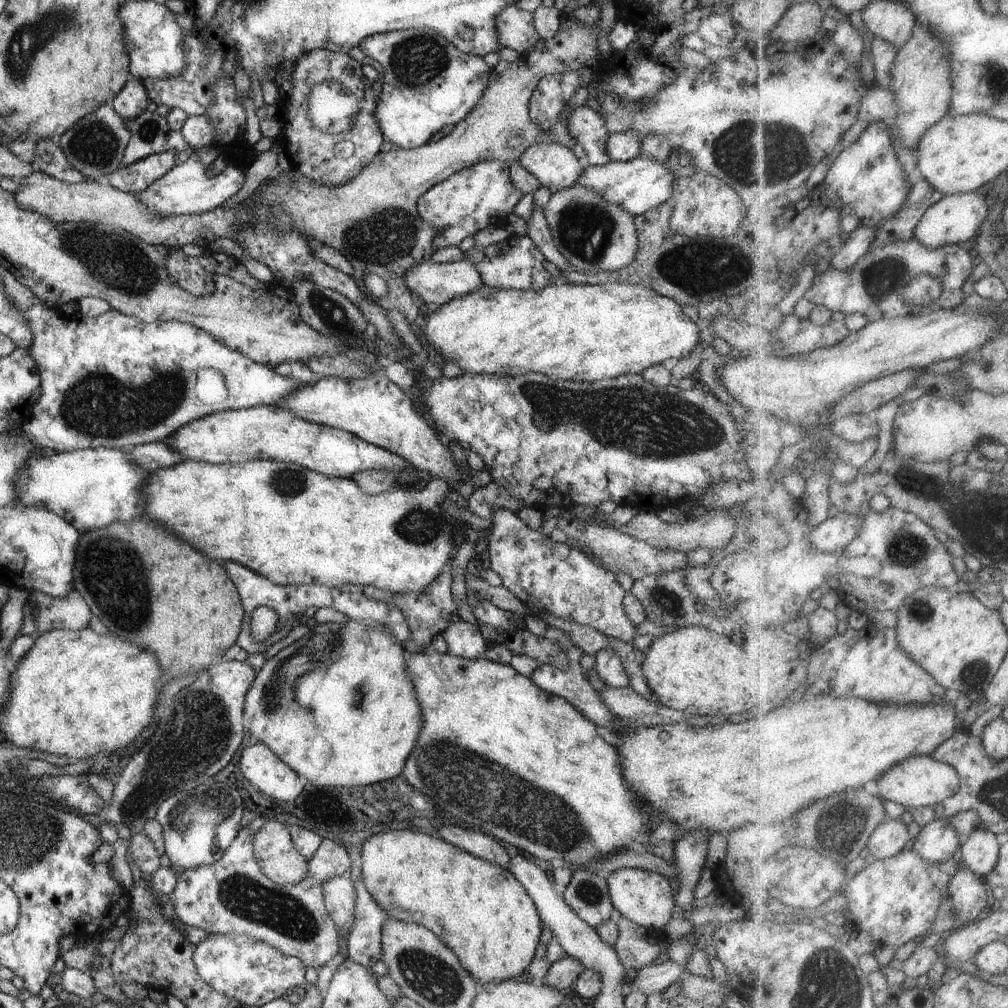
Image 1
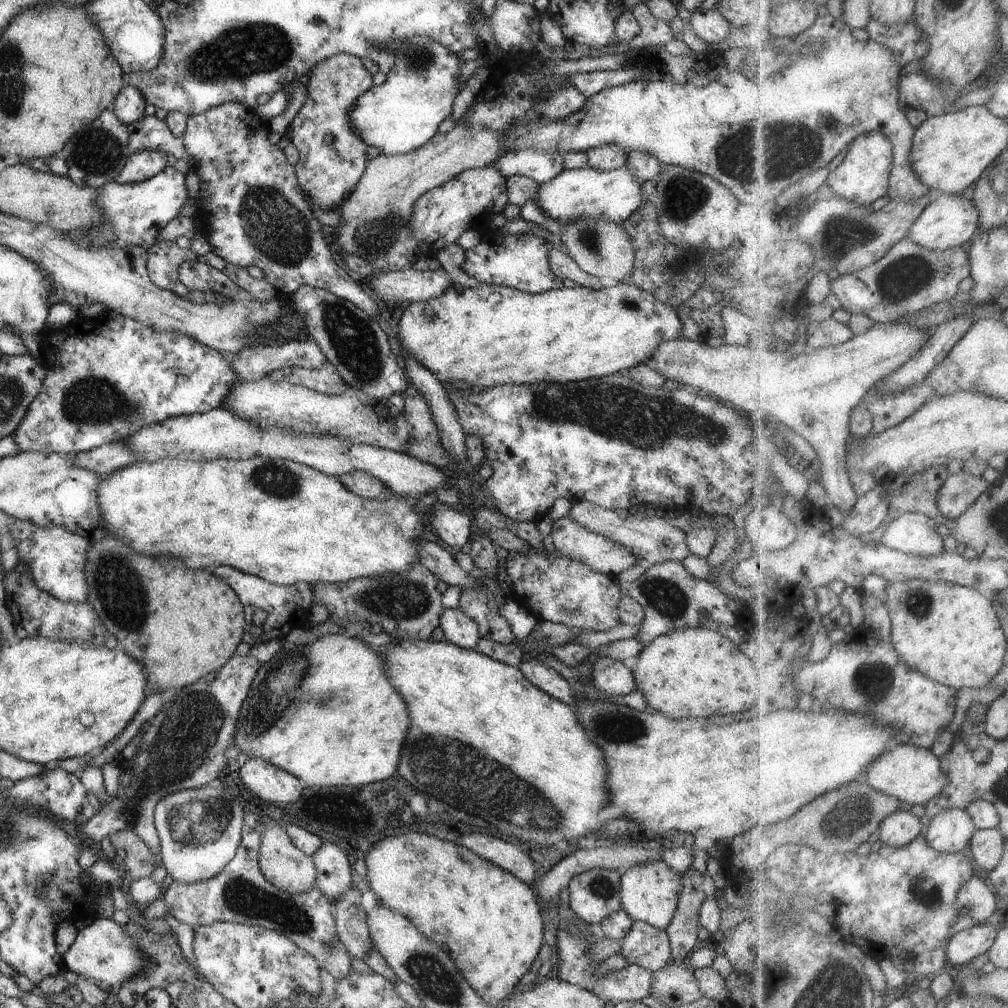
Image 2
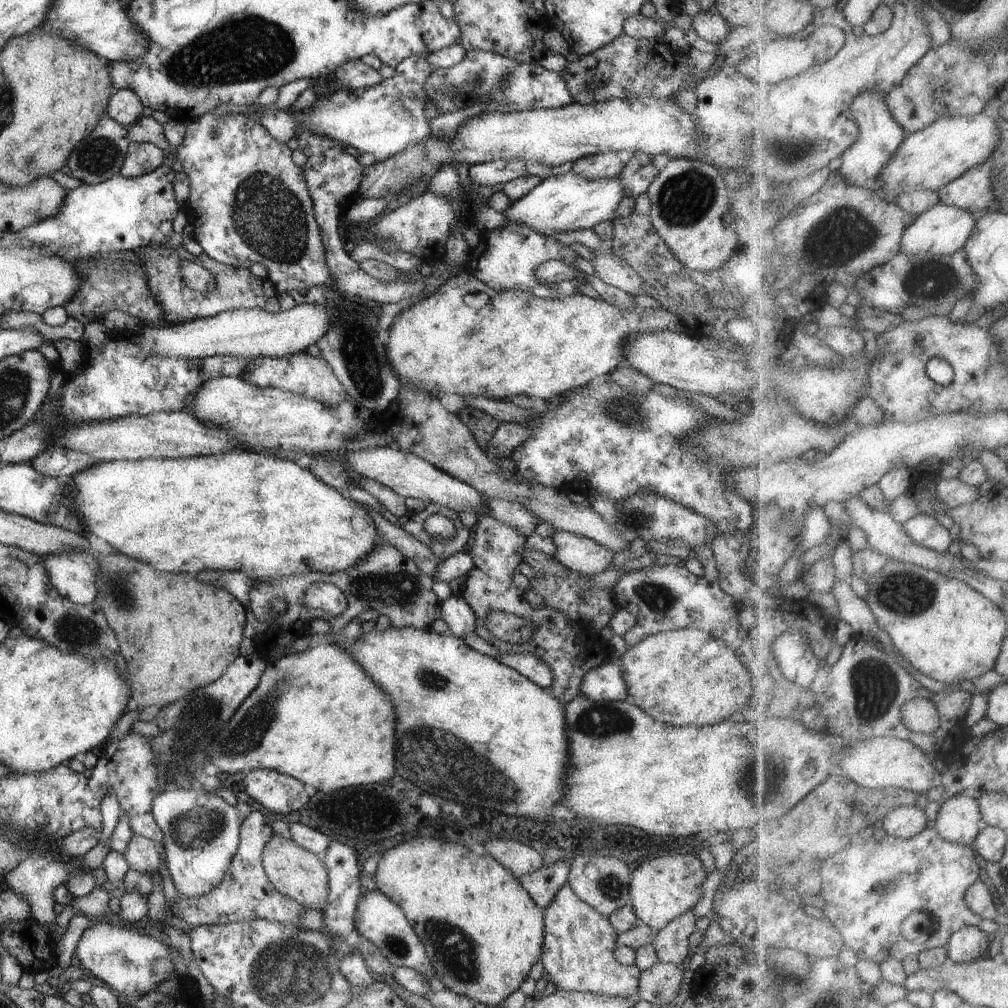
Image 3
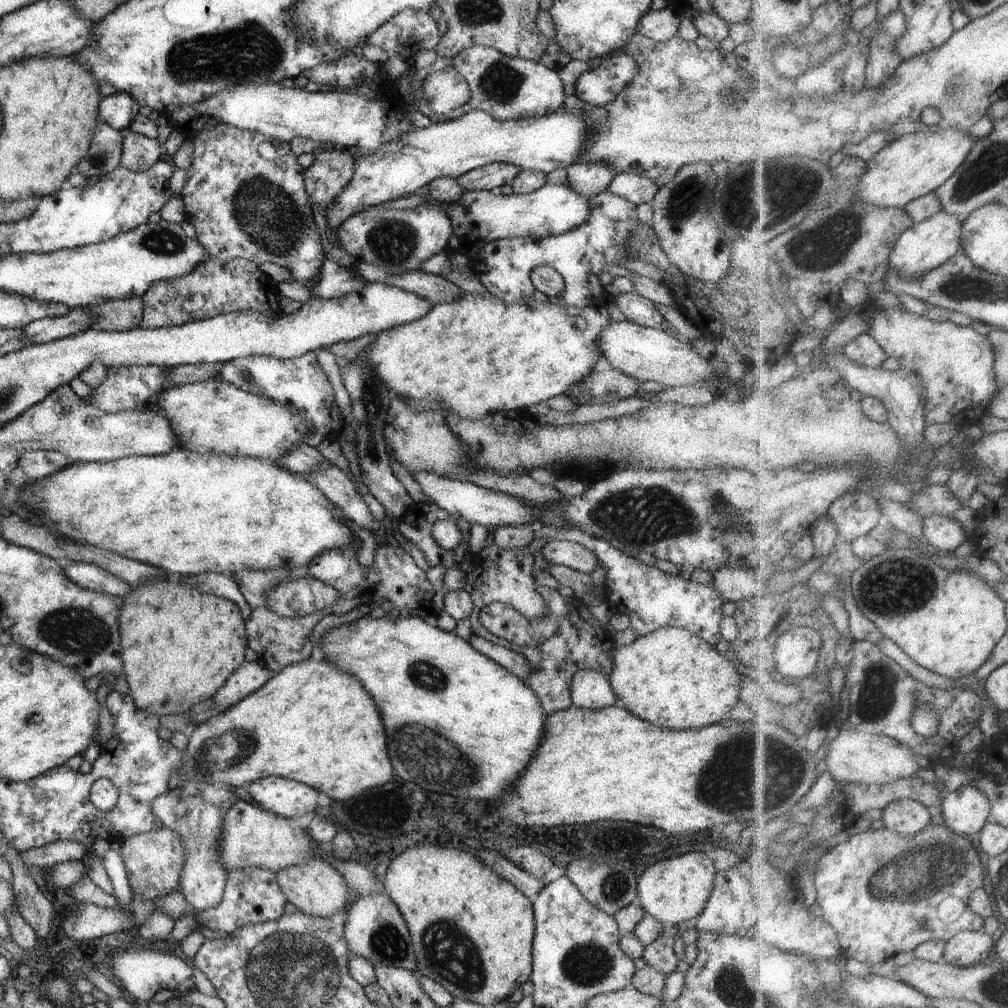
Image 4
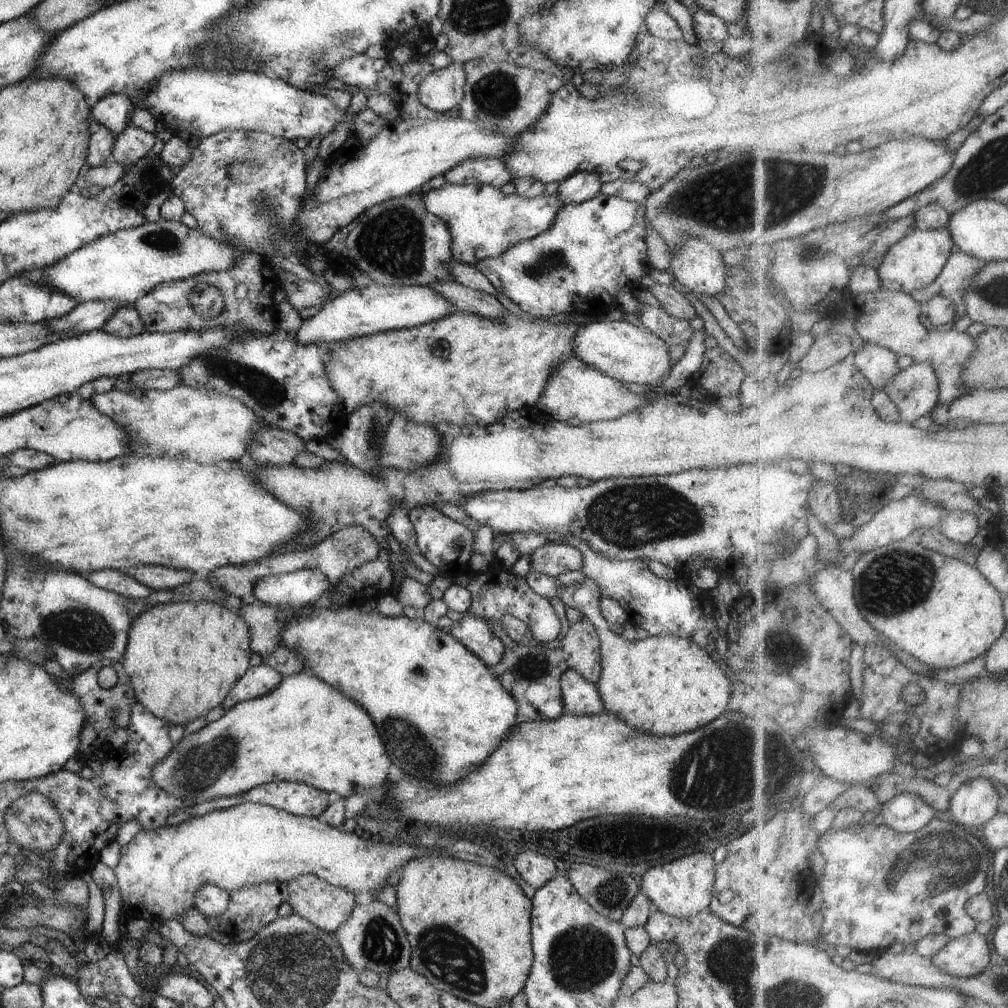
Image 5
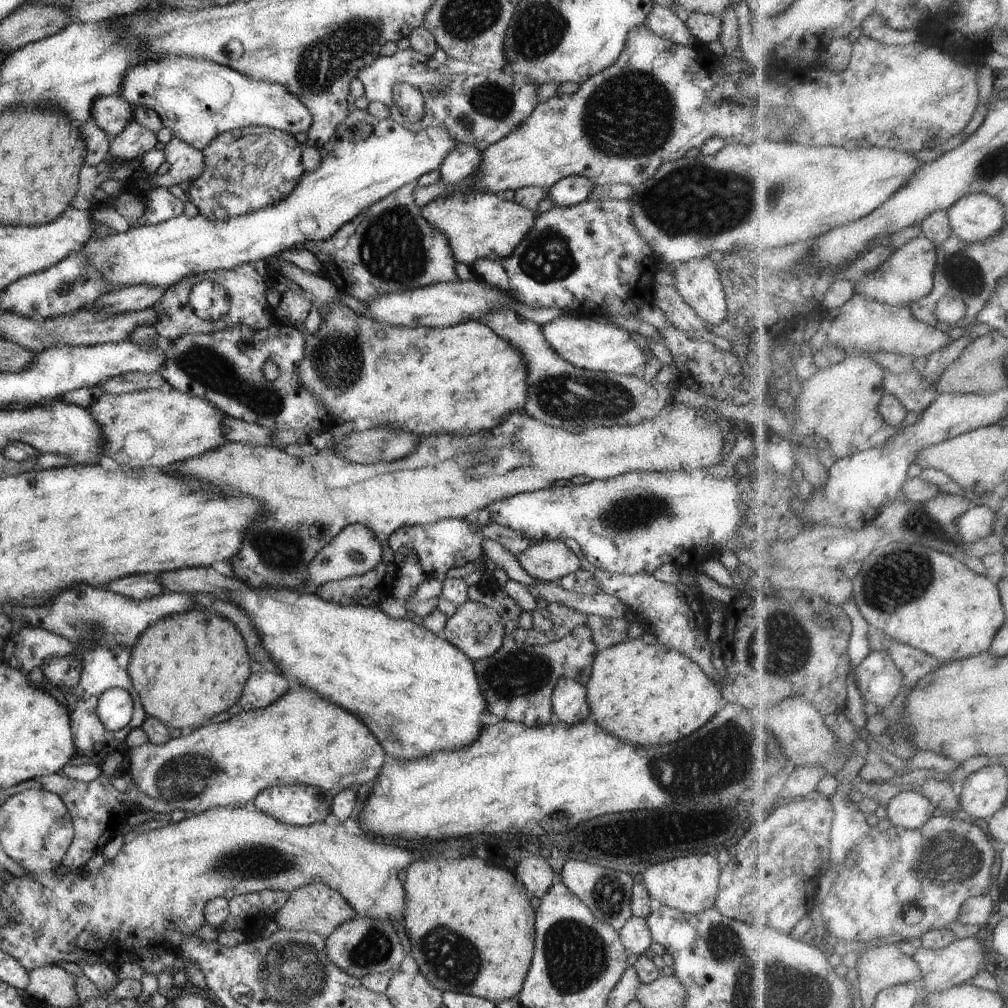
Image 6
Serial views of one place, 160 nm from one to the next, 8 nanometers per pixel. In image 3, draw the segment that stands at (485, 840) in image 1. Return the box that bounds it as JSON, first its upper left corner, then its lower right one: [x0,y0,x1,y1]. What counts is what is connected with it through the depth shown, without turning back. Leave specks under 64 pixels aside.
[481,840,544,877]

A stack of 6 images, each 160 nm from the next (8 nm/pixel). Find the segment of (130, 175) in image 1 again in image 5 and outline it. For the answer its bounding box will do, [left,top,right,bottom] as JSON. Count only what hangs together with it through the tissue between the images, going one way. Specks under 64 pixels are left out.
[111,125,156,167]

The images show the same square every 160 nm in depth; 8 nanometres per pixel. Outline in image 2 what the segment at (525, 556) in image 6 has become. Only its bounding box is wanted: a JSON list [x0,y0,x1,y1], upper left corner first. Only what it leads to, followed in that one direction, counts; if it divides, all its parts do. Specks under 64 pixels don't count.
[551,516,640,577]

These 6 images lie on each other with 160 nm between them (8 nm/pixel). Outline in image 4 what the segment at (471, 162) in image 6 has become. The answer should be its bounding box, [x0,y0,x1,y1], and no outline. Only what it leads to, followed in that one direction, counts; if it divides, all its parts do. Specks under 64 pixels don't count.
[457,163,521,191]

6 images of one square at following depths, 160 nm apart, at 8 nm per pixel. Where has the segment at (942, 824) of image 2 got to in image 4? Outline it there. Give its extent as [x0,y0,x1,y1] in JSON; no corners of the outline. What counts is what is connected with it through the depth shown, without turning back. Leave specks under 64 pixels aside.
[942,785,993,836]

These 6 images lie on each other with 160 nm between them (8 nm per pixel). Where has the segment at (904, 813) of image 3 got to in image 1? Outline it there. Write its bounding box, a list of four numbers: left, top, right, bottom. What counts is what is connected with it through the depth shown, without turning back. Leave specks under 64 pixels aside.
[868,819,912,860]

